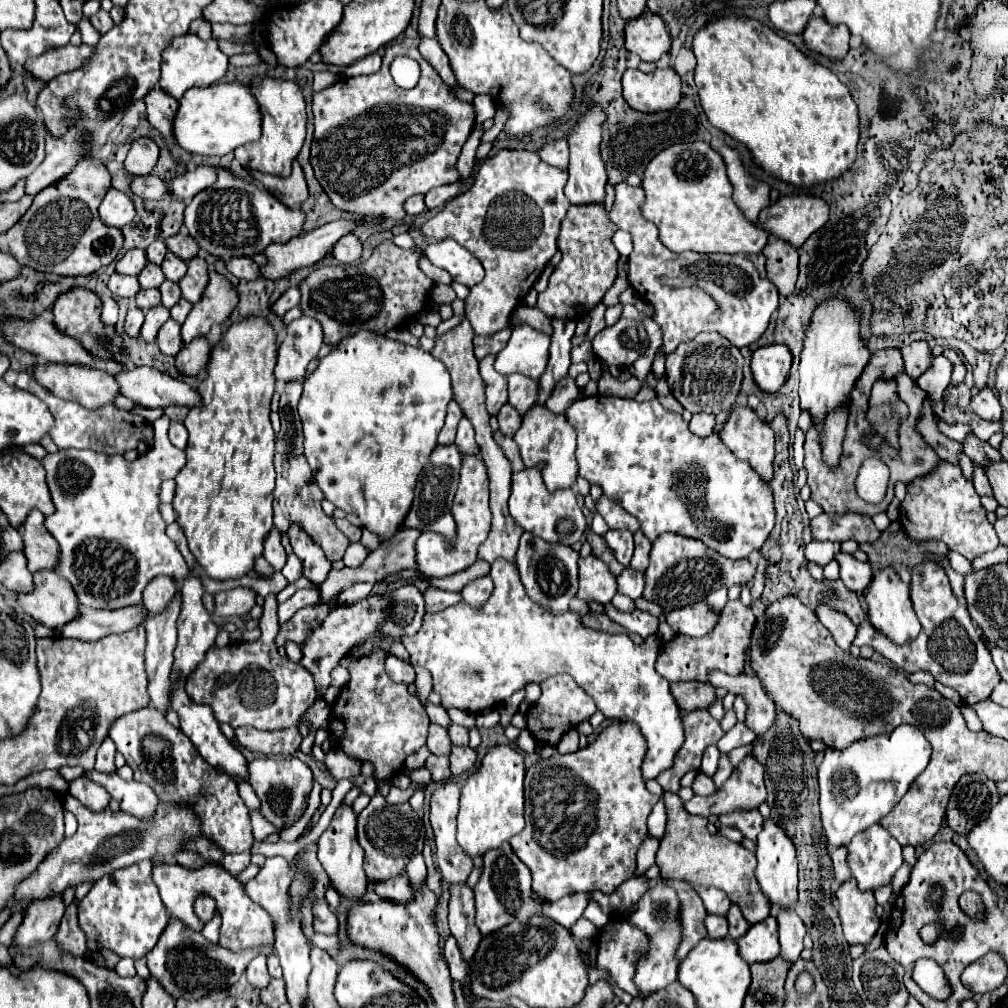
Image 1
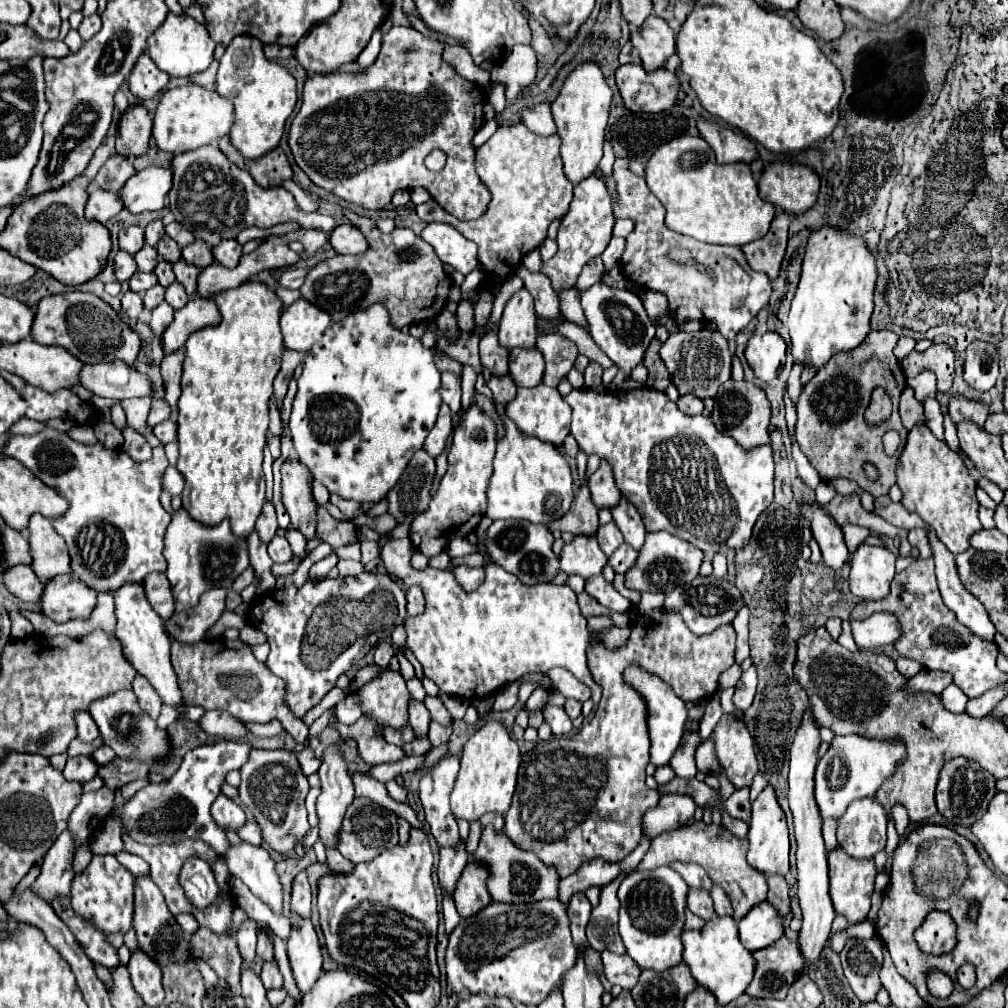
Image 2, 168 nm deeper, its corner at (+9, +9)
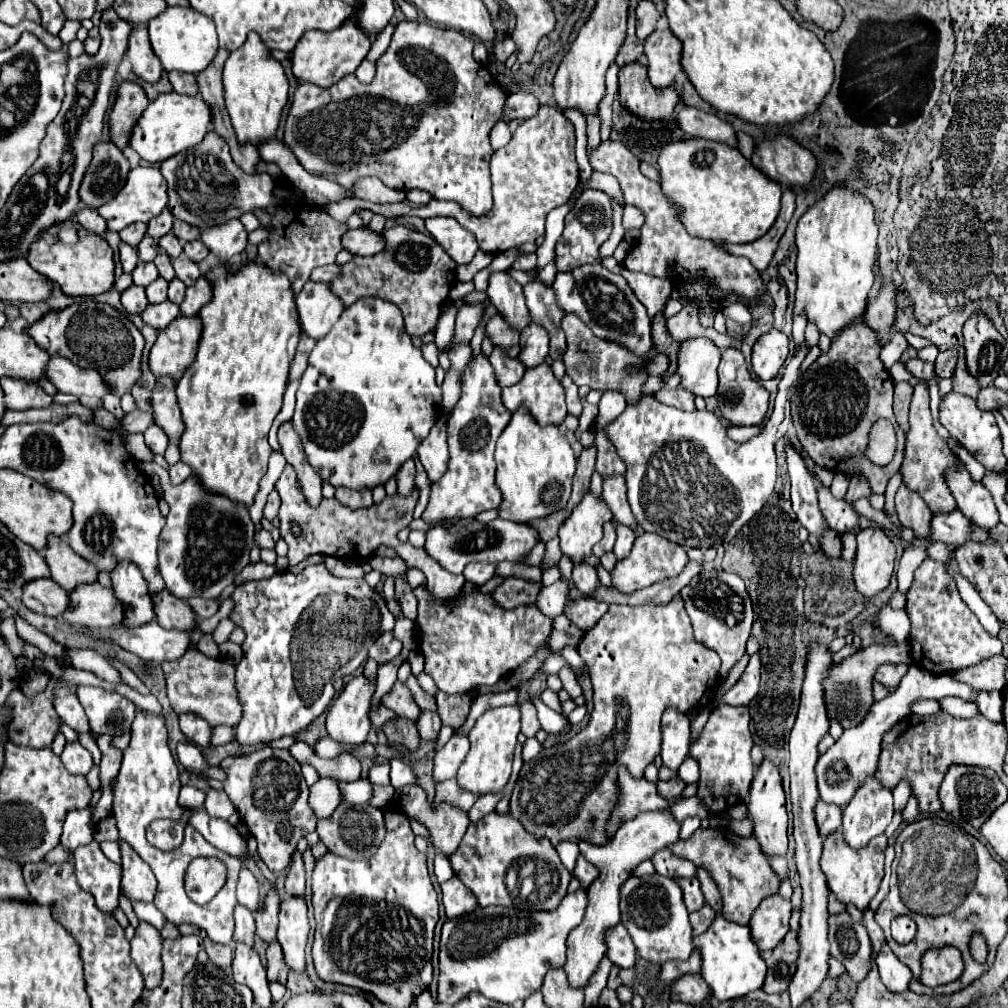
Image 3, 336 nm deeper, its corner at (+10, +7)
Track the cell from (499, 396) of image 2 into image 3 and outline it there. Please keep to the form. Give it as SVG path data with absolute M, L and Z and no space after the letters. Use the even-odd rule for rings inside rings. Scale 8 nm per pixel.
M497 345L493 347L493 353L489 355L489 361L495 369L497 381L501 387L509 387L517 381L521 381L523 373L525 373L525 365L519 359L513 359L505 353L505 349L497 349Z

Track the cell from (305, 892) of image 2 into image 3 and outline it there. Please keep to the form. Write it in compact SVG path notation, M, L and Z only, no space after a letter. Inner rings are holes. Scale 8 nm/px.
M299 851L293 853L291 857L291 865L289 865L289 873L285 879L285 891L287 895L303 895L305 891L305 869L303 869L303 857Z

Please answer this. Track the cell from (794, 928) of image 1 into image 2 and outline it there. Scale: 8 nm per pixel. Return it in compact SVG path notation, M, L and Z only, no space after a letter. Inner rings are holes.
M778 875L768 877L768 903L774 905L774 909L778 911L778 915L782 919L786 919L792 913L790 895L788 895L788 883Z

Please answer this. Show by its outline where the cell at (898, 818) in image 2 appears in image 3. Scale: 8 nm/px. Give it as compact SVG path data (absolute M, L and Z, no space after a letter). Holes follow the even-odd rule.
M899 781L899 785L893 789L893 797L895 797L895 811L901 811L907 803L911 795L911 789L909 789L909 783L907 781Z

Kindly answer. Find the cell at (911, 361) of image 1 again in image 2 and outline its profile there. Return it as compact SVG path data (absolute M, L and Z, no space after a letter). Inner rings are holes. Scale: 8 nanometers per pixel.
M900 337L898 345L896 345L896 357L904 359L910 351L914 351L914 345L916 345L916 341L912 337Z

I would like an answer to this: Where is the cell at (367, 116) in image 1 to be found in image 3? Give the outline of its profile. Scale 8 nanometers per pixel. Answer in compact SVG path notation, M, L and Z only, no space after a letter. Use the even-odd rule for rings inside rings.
M403 21L397 25L393 41L387 49L387 53L377 61L377 75L375 79L365 85L361 81L357 81L355 75L347 75L343 77L339 83L323 89L317 87L313 83L301 83L295 93L293 93L293 101L289 107L289 115L285 121L285 135L283 141L287 143L287 147L295 153L295 157L299 159L299 163L305 167L305 171L317 175L317 177L325 177L331 181L337 181L345 187L353 185L355 179L365 177L365 175L375 175L379 177L387 187L391 189L399 189L399 191L411 191L411 189L425 189L429 191L435 199L441 201L457 201L463 209L467 209L473 215L483 215L493 207L493 197L491 197L491 175L489 175L489 161L493 155L491 143L489 143L489 131L495 127L495 123L505 121L509 123L511 119L505 117L505 101L507 101L507 93L505 89L499 85L499 81L491 75L491 71L487 69L487 65L477 63L473 59L473 45L475 41L455 29L443 29L431 23L419 23L419 21Z

